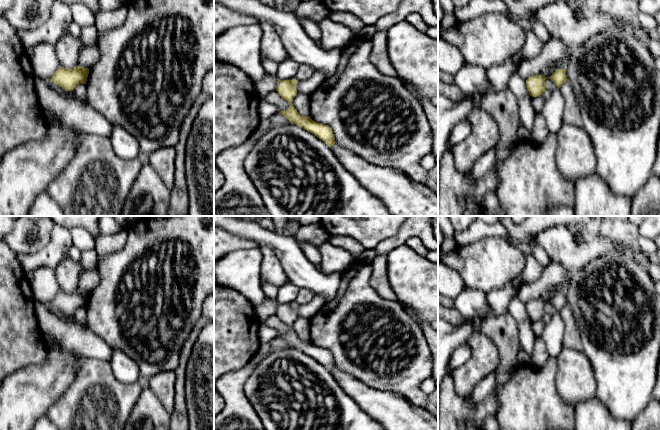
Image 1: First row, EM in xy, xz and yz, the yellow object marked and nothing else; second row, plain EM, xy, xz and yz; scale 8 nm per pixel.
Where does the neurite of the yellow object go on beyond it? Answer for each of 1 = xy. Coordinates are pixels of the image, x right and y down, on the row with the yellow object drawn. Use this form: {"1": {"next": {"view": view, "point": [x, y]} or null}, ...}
{"1": {"next": null}}

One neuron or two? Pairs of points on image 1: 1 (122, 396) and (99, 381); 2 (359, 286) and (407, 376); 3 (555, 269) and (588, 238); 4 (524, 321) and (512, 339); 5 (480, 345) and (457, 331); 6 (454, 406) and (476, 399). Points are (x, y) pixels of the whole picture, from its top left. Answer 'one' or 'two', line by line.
1: one
2: one
3: two
4: two
5: two
6: two

